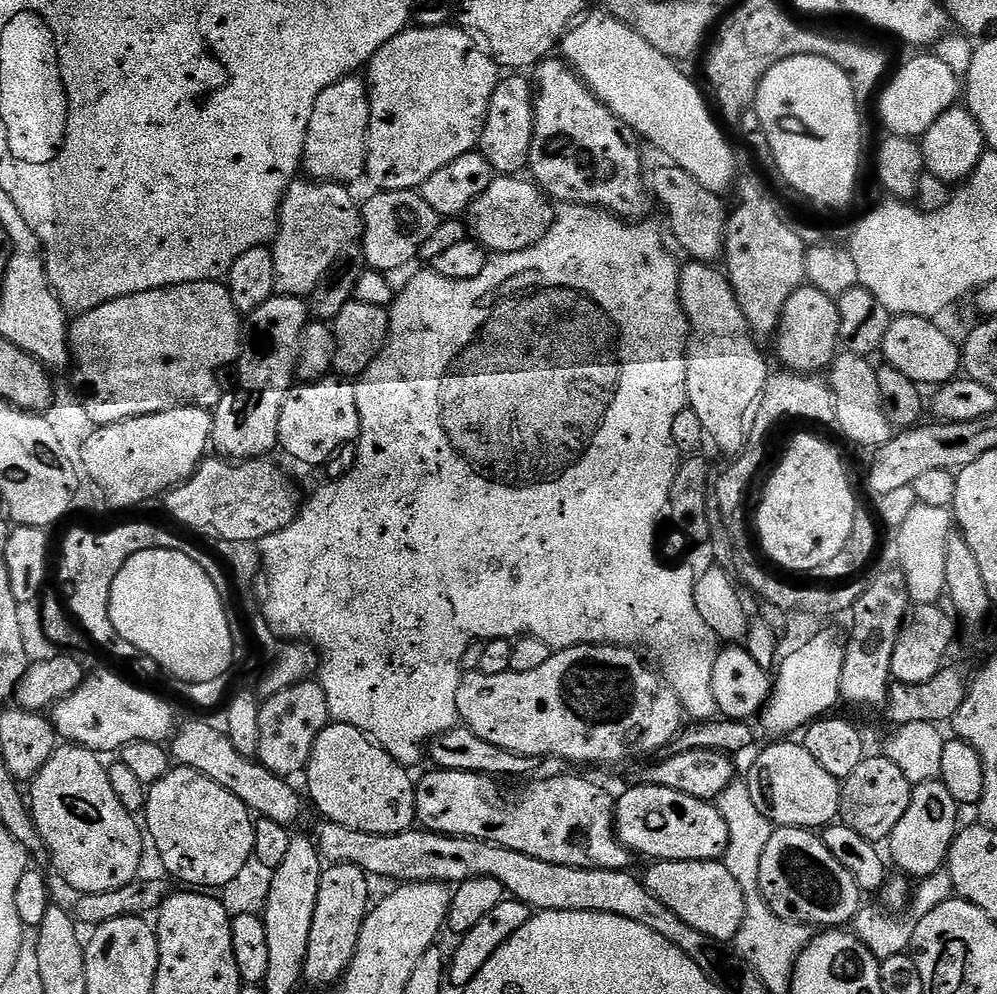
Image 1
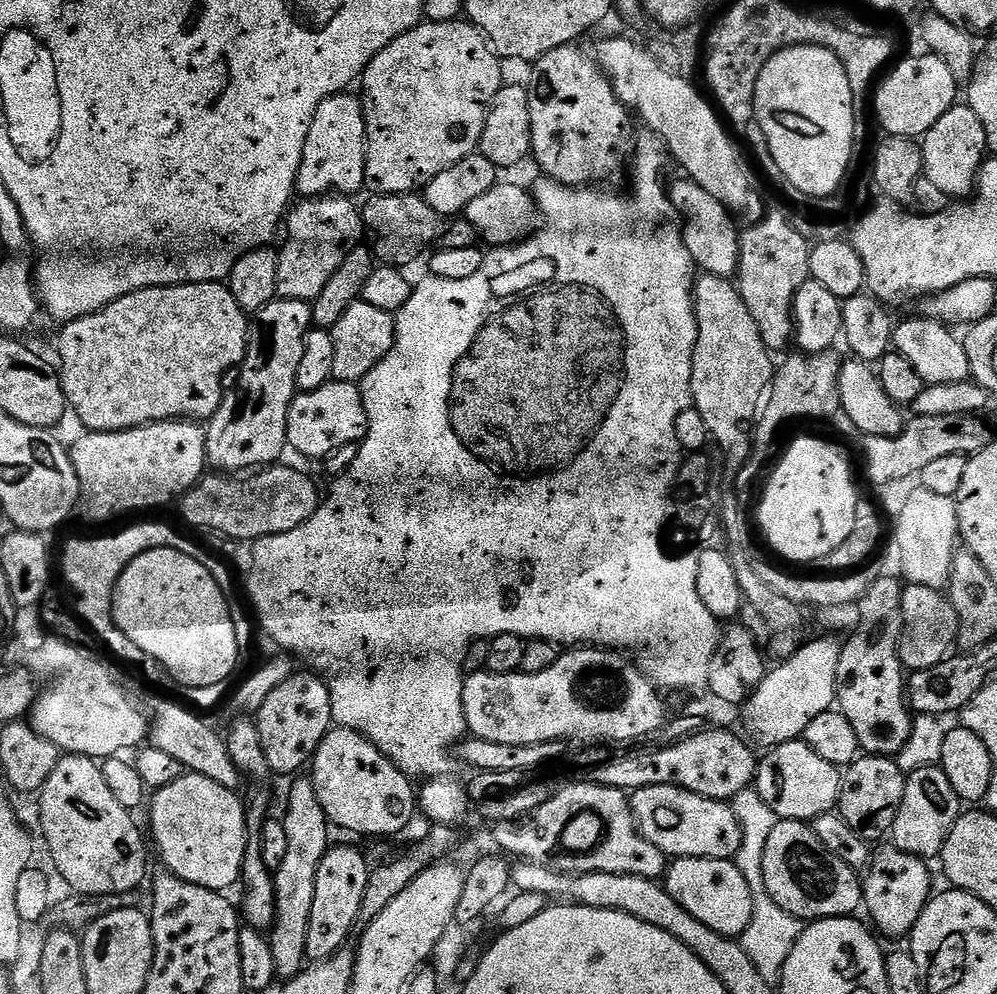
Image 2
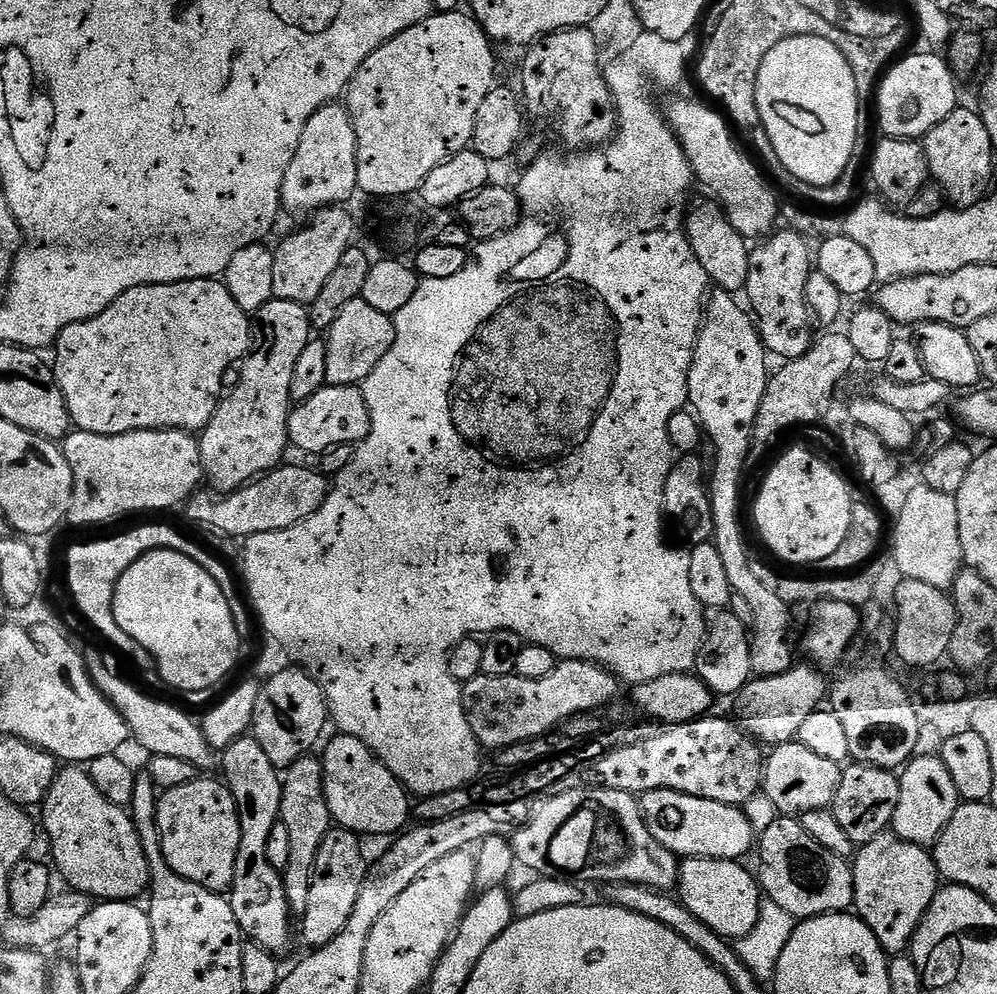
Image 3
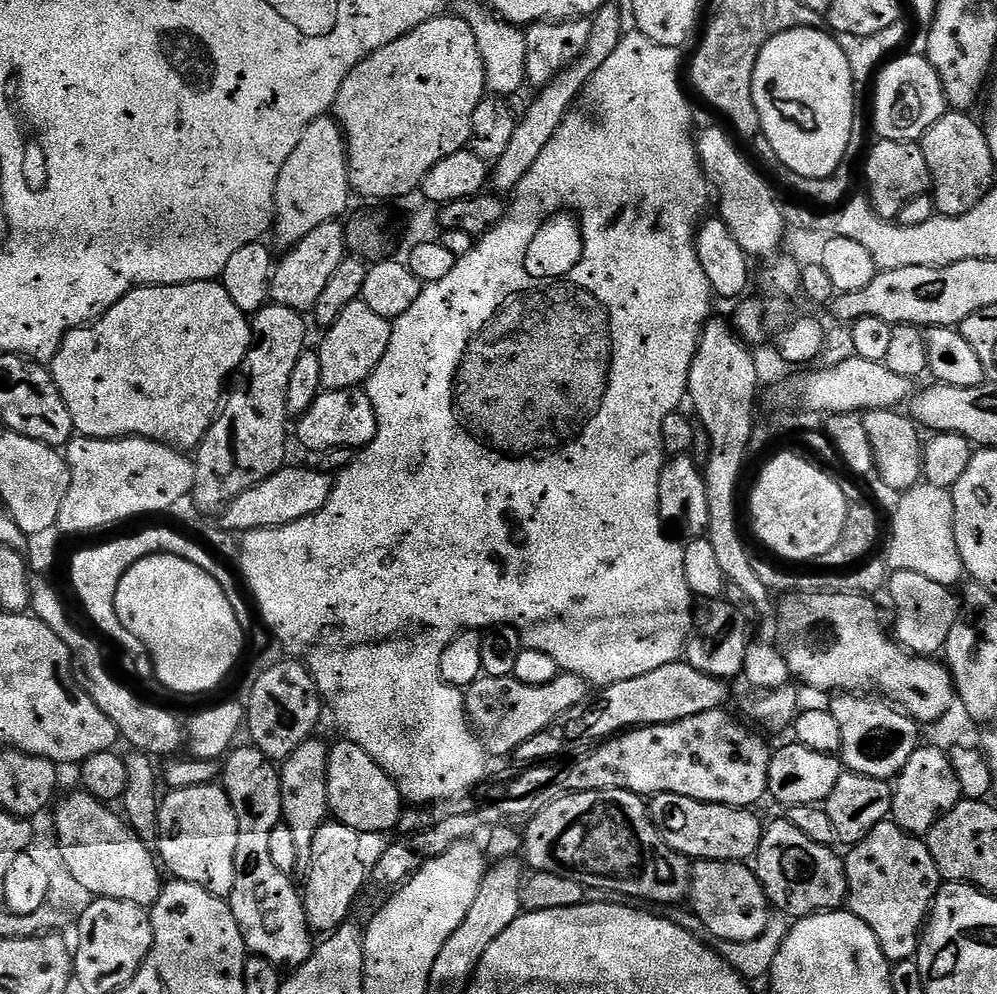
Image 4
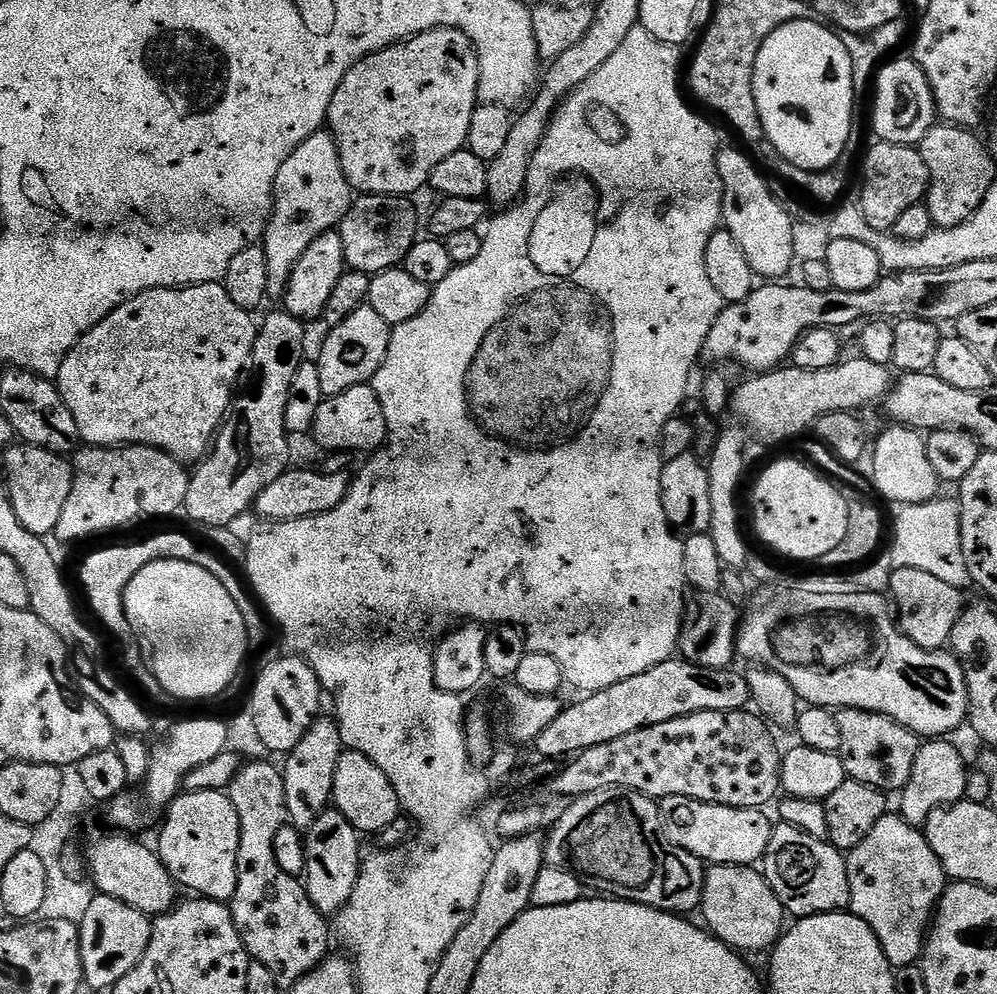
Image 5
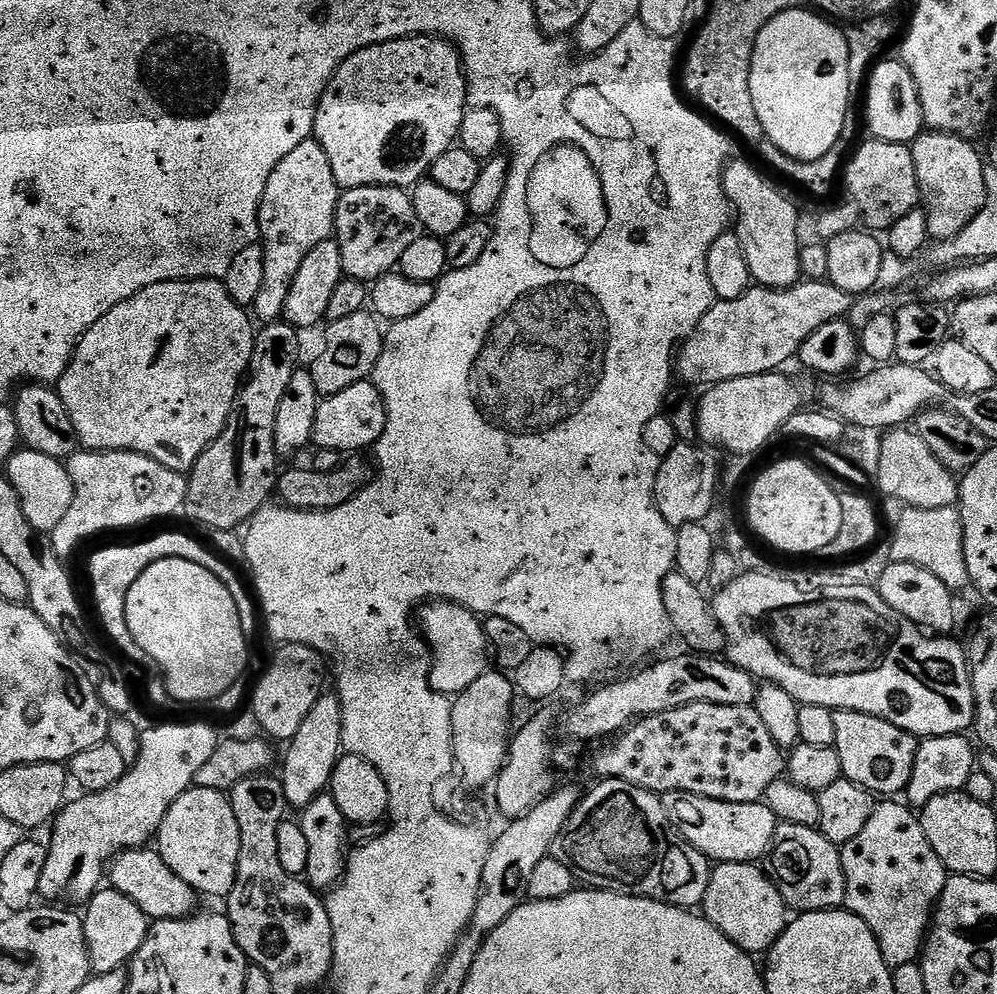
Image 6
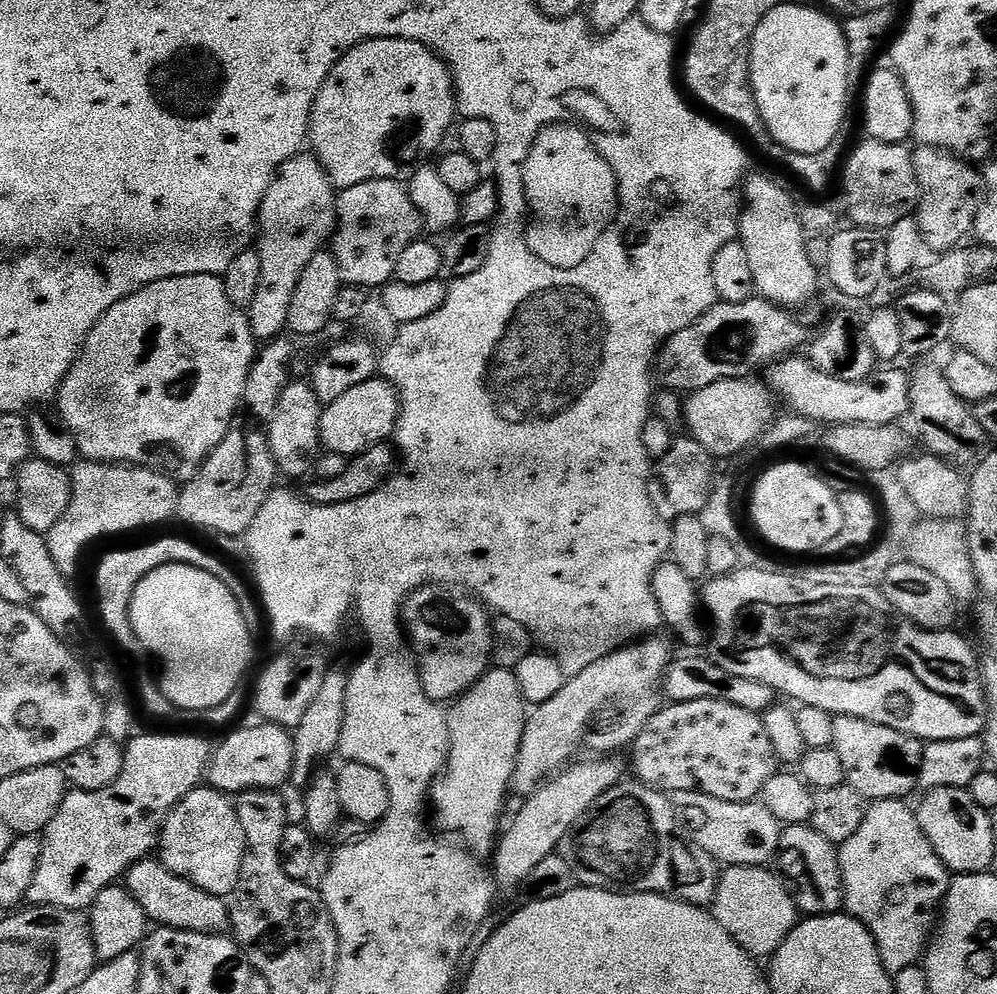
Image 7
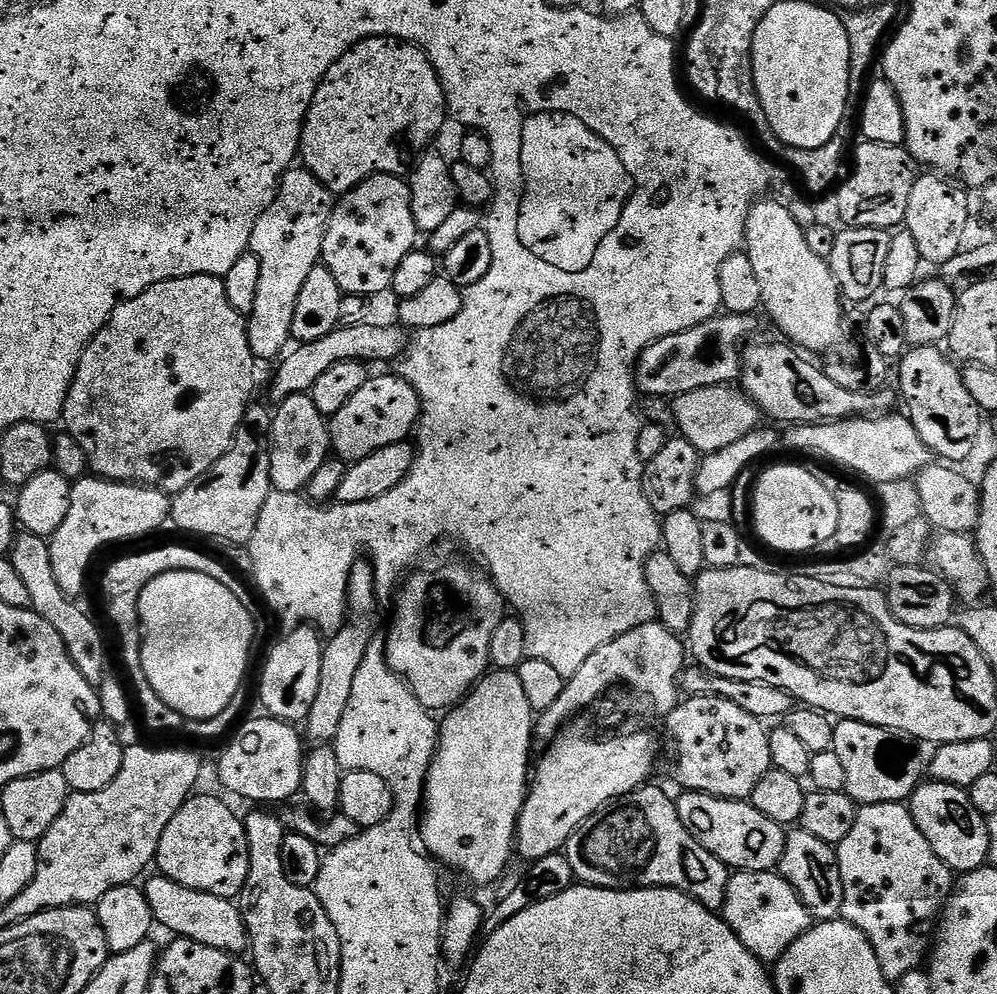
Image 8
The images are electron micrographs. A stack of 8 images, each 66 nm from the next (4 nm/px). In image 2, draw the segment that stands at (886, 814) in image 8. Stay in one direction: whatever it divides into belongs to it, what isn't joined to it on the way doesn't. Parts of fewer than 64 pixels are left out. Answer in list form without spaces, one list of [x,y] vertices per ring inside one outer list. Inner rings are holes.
[[[887,846],[880,853],[871,857],[862,880],[862,908],[868,911],[872,919],[871,927],[881,937],[889,936],[892,940],[900,940],[911,933],[918,922],[922,910],[928,905],[933,895],[932,876],[923,859],[899,852],[894,846]]]

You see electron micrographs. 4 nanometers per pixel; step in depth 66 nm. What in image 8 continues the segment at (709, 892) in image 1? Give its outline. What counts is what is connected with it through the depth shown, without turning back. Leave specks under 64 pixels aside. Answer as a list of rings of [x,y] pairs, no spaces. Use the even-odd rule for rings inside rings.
[[[733,871],[728,878],[726,898],[722,909],[724,920],[734,934],[757,956],[761,962],[775,962],[814,923],[814,917],[798,894],[786,882],[779,871],[742,872]]]

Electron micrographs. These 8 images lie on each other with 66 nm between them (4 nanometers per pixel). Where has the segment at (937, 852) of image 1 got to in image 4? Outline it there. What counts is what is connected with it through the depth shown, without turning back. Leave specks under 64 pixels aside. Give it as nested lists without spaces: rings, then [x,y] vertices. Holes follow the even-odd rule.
[[[921,746],[914,750],[914,754],[910,754],[910,762],[906,762],[894,781],[890,820],[911,836],[924,838],[961,799],[951,755],[943,748]]]

